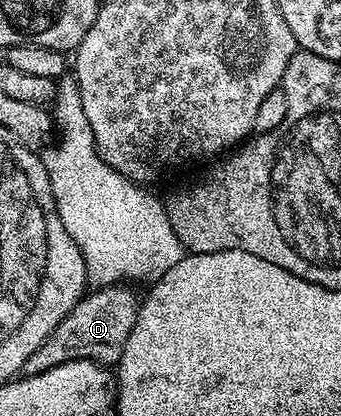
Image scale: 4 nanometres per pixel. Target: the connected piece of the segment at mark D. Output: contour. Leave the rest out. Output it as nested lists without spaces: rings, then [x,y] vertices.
[[[128,284],[104,285],[86,292],[76,307],[55,327],[55,331],[27,359],[24,372],[26,374],[42,373],[51,367],[59,367],[59,363],[68,361],[95,361],[106,367],[116,366],[123,355],[123,347],[127,347],[127,339],[131,339],[131,327],[135,327],[135,319],[139,308],[139,297],[132,293]]]

